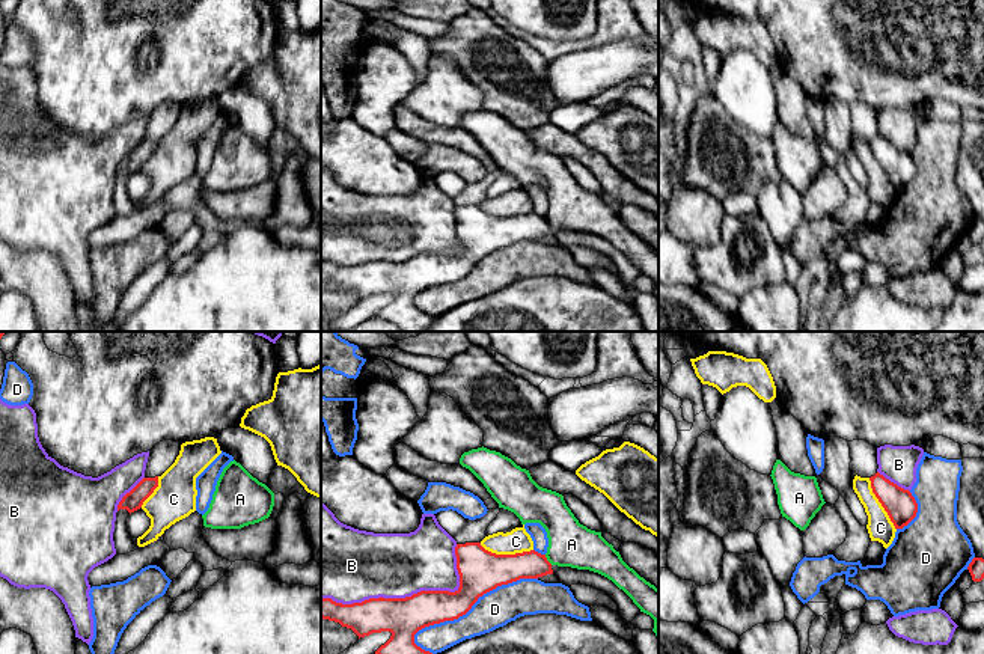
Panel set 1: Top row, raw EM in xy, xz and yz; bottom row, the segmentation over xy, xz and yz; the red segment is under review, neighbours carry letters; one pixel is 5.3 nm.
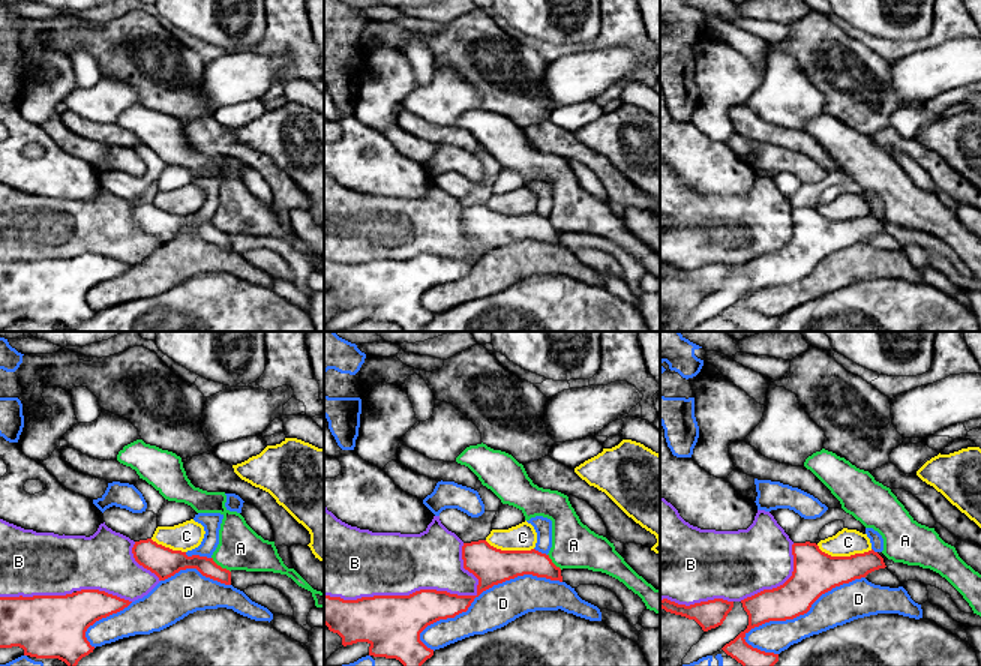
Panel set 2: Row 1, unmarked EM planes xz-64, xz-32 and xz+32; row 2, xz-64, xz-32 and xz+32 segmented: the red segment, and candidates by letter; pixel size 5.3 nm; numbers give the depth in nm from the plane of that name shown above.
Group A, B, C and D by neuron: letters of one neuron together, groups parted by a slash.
A / B / C / D

